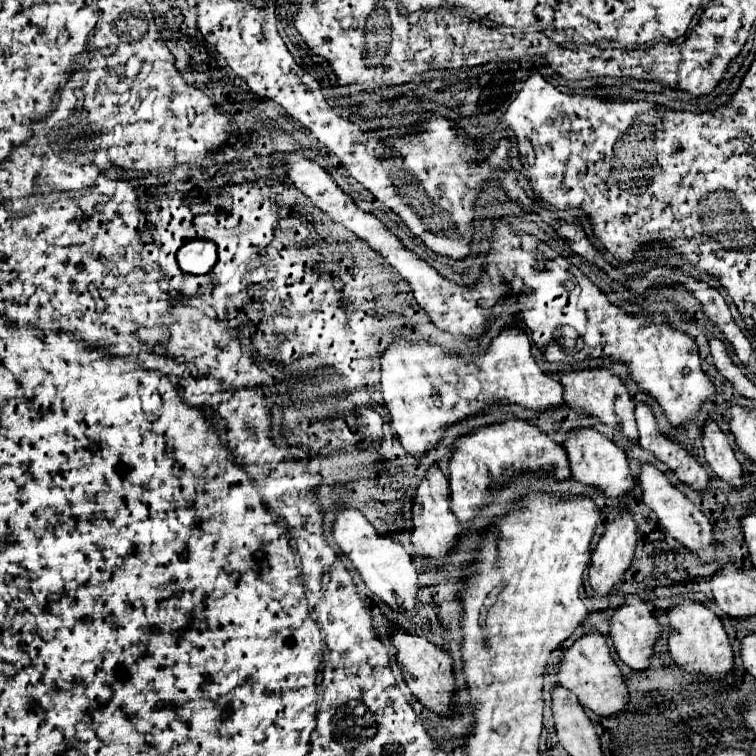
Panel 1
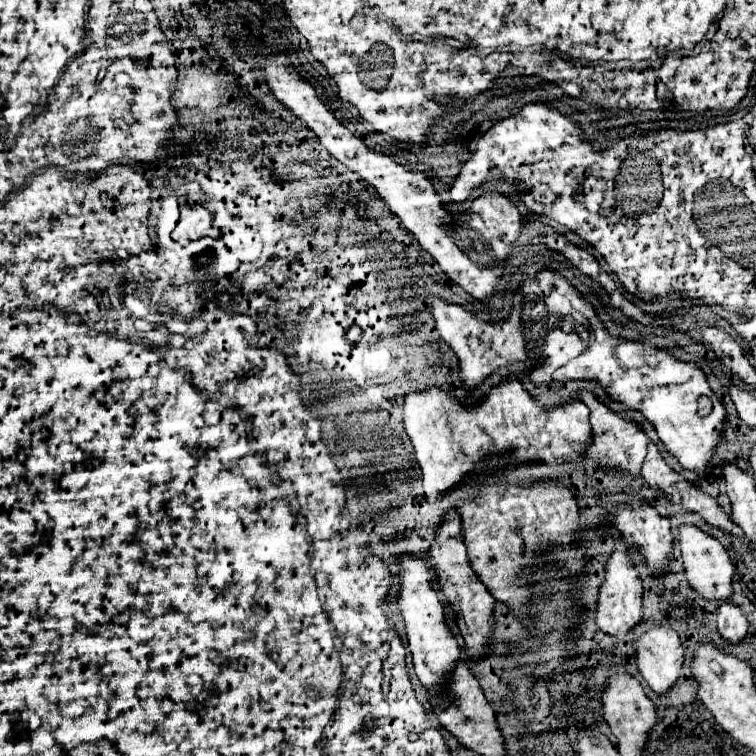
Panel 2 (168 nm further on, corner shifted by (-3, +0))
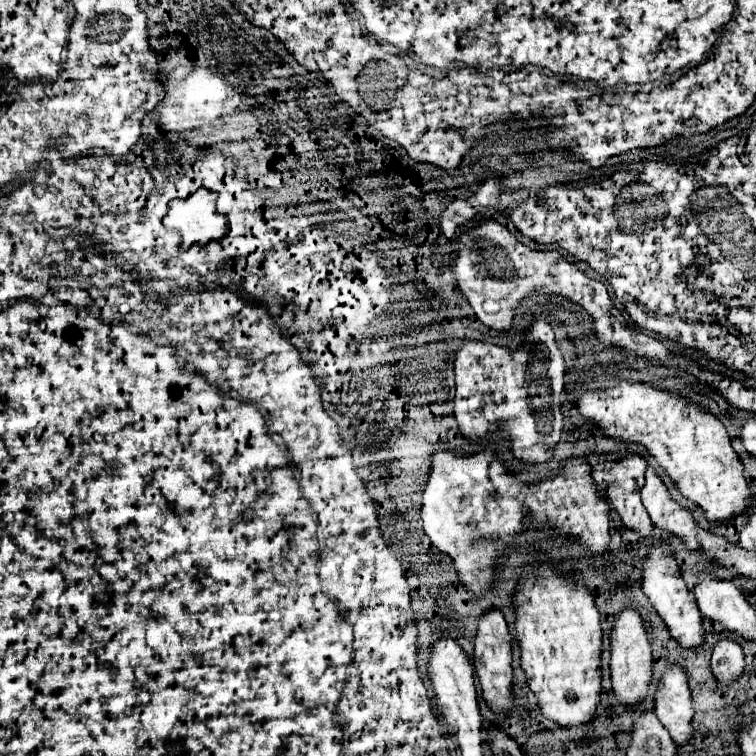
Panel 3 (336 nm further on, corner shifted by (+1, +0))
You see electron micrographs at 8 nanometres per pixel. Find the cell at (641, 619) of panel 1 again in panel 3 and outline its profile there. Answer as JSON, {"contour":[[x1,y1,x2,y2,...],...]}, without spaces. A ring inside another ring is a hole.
{"contour":[[680,667,668,669,668,673,662,677,656,689,654,713,678,747,686,745,694,737,694,729,690,727,694,717,692,697,686,675]]}

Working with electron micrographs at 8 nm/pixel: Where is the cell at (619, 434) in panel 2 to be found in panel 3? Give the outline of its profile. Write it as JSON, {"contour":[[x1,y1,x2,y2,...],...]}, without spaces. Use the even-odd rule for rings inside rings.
{"contour":[[628,455,622,461,600,461,598,467,594,467,592,477,596,477,598,489,604,495,604,499,608,499,608,503,618,511,622,523,626,529,640,533,644,539,652,537,652,521,648,517,648,511,644,509,642,501,640,501,640,489,644,487,644,469,646,469,646,461,640,455]]}

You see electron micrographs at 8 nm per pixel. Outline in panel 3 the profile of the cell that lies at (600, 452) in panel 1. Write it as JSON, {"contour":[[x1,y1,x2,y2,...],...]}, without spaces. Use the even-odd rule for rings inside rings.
{"contour":[[660,543,658,547,652,549,650,557,644,561,644,579,642,579,642,591,648,595,648,599,652,601,652,605,656,607,658,615,664,619,664,623,670,629,670,635,674,637,674,641,680,643,680,647,692,649,692,647,700,647,706,641,706,631,702,625,702,613,696,605,696,597,692,597,692,591,686,587,676,559,670,553,670,545,668,543]]}

